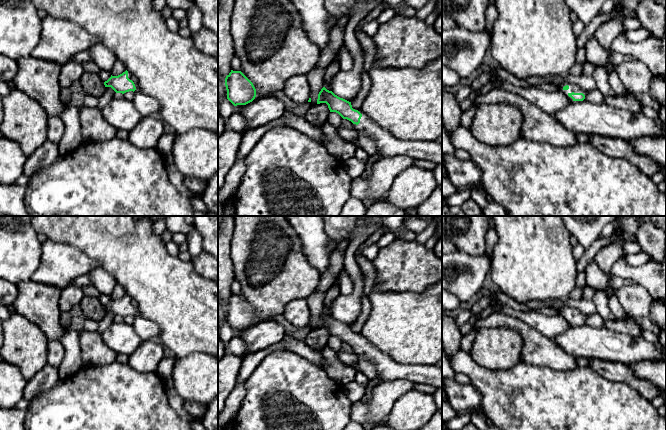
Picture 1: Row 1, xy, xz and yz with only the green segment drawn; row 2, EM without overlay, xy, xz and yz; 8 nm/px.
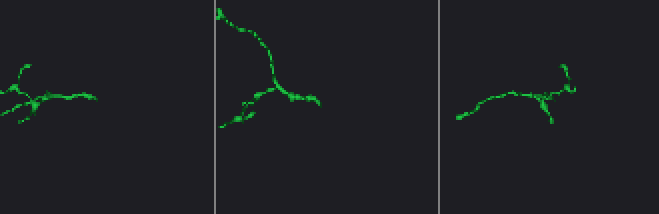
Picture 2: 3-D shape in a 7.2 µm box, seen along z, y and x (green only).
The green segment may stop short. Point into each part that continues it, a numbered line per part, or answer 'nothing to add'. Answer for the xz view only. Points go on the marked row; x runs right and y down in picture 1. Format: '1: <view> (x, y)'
1: xz (388, 145)

